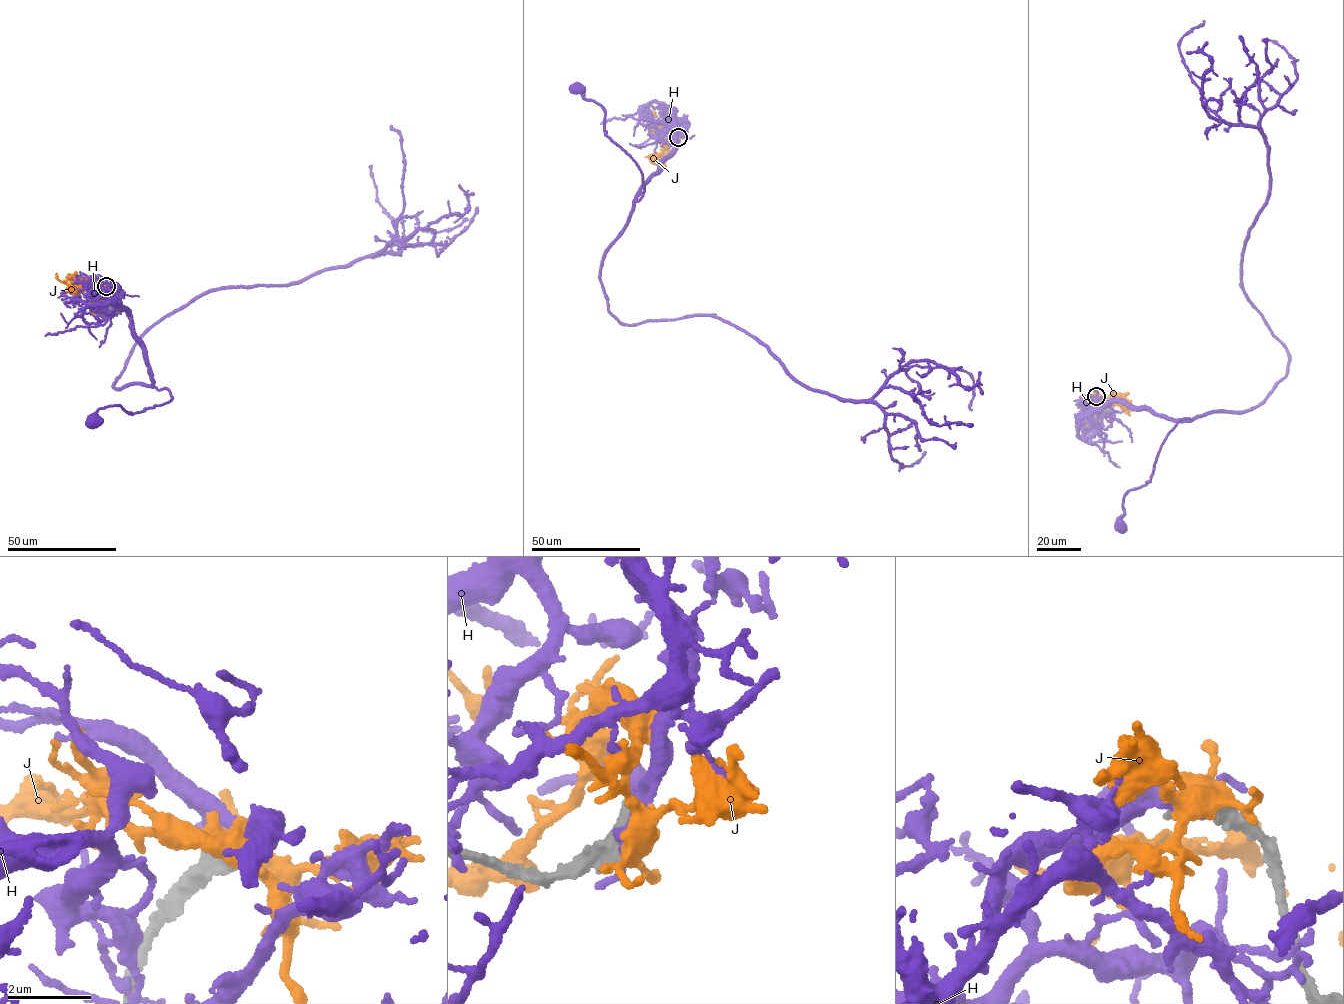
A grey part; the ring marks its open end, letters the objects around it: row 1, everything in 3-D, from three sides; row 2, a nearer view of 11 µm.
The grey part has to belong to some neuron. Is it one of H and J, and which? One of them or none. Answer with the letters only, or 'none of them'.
none of them

